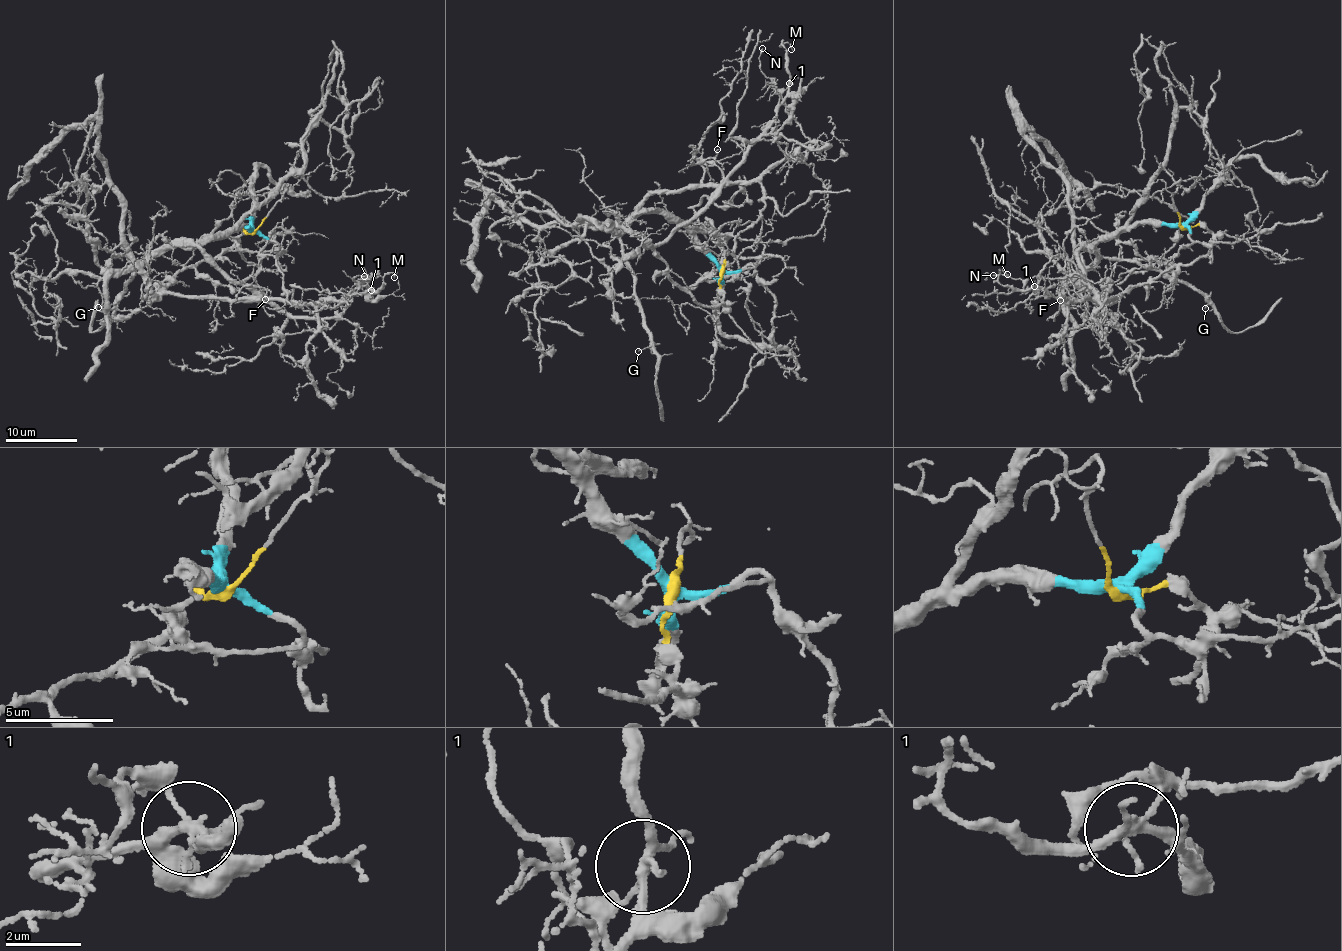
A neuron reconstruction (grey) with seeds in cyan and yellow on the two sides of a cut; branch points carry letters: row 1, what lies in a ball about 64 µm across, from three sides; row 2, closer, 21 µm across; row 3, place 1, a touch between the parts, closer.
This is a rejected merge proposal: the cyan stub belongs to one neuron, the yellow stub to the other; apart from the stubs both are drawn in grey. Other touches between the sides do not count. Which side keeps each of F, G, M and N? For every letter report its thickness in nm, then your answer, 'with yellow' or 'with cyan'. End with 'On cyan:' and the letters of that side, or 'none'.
F: calibre 130 nm; with yellow
G: calibre 100 nm; with cyan
M: calibre 130 nm; with yellow
N: calibre 150 nm; with cyan
On cyan: G, N

